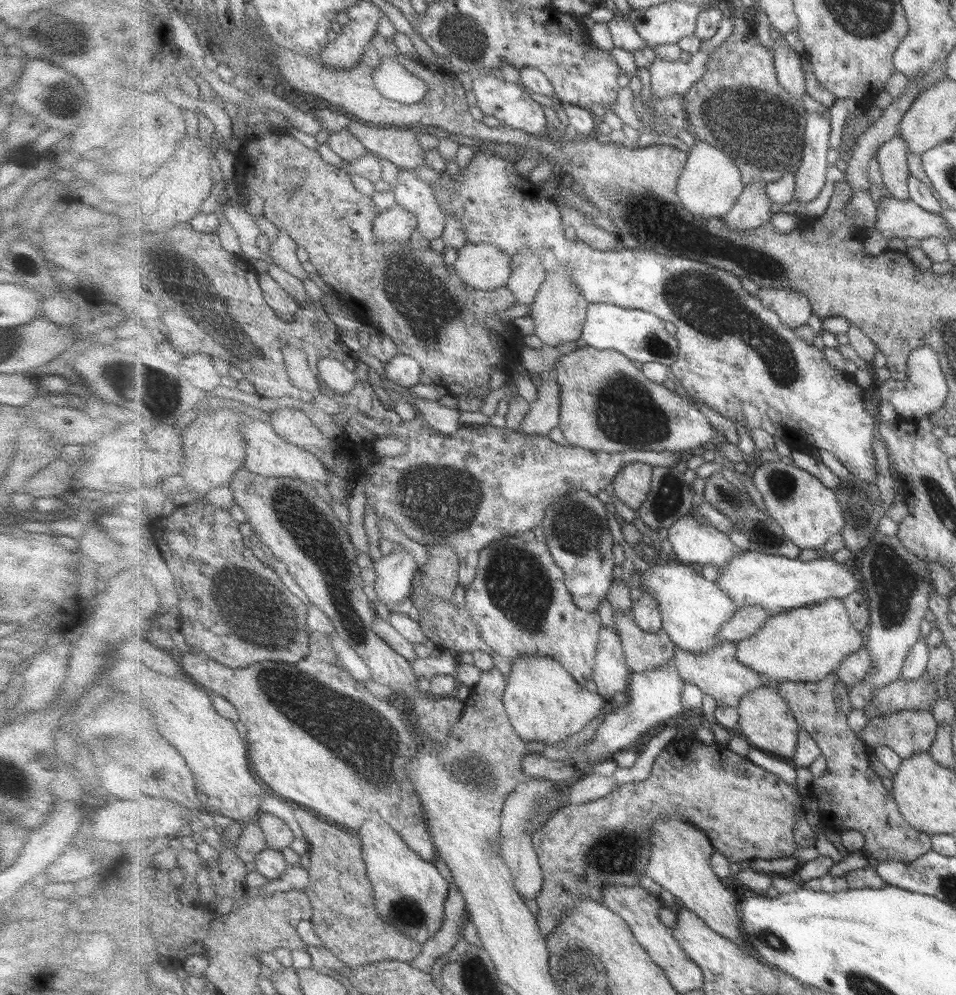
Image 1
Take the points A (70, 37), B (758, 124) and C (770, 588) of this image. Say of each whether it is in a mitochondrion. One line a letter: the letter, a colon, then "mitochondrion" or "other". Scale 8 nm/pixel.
A: mitochondrion
B: mitochondrion
C: other

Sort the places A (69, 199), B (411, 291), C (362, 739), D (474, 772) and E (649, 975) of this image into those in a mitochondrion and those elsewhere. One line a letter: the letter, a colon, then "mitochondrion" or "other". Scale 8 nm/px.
A: other
B: mitochondrion
C: mitochondrion
D: mitochondrion
E: other

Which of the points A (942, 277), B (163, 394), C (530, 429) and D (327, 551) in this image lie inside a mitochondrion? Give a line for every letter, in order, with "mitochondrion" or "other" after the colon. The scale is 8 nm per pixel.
A: other
B: mitochondrion
C: other
D: other

